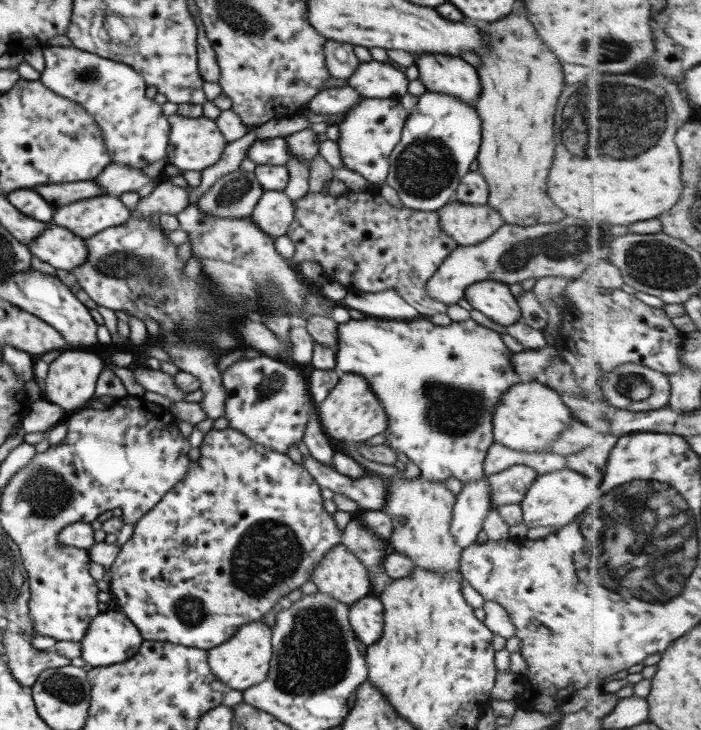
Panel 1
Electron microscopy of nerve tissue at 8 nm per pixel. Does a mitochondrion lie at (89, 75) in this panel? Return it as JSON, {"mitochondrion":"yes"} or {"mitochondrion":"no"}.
{"mitochondrion":"yes"}

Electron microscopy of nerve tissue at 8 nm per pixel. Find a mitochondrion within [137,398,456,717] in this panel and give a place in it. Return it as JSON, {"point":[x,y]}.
{"point":[314,656]}

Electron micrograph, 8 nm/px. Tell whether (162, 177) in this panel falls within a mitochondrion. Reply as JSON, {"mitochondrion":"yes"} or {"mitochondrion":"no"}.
{"mitochondrion":"no"}

